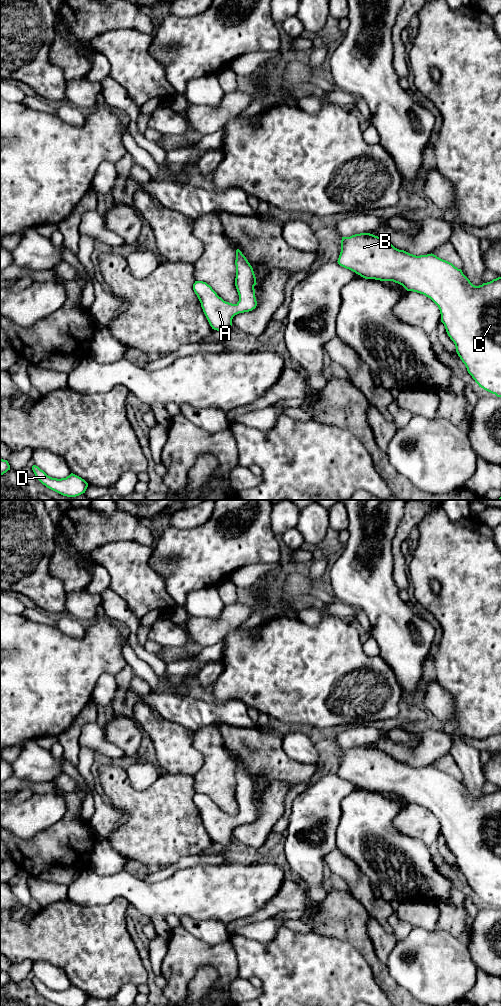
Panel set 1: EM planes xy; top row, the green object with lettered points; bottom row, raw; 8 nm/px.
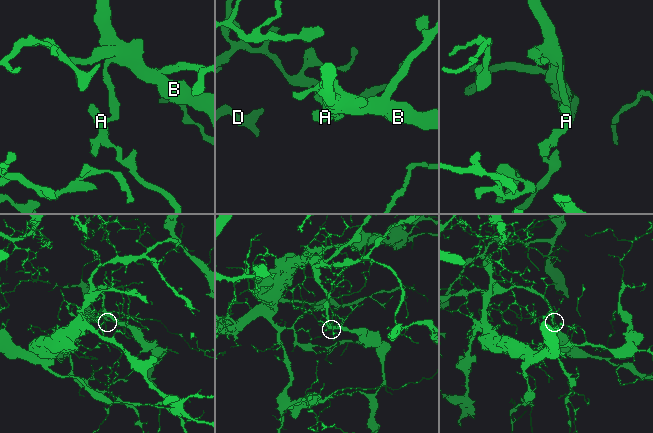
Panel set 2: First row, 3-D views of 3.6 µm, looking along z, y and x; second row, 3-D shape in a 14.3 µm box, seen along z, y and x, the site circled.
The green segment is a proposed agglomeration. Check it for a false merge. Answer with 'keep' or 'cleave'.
keep

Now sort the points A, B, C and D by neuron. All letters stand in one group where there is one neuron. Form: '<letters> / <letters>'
A B C D

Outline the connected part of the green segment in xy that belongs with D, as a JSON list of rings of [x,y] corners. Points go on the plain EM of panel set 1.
[[[36,977],[32,978],[32,982],[43,997],[59,1006],[83,1006],[88,999],[84,991],[73,985],[66,990],[57,991],[48,988]]]

